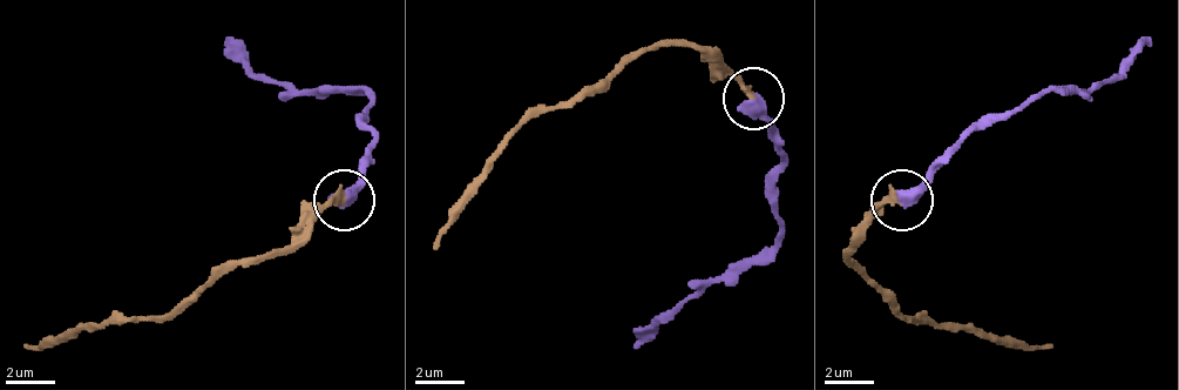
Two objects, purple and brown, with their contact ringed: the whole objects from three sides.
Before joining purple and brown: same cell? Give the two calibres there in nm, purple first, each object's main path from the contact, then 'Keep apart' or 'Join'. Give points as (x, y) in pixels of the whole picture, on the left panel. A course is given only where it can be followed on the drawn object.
Thickness 600 nm (purple) against 300 nm. Course of purple: (341, 197), (373, 142), (373, 100), (360, 87), (269, 81), (225, 38). Course of brown: (341, 197), (286, 247), (219, 266), (164, 315), (133, 315), (22, 345). Join

